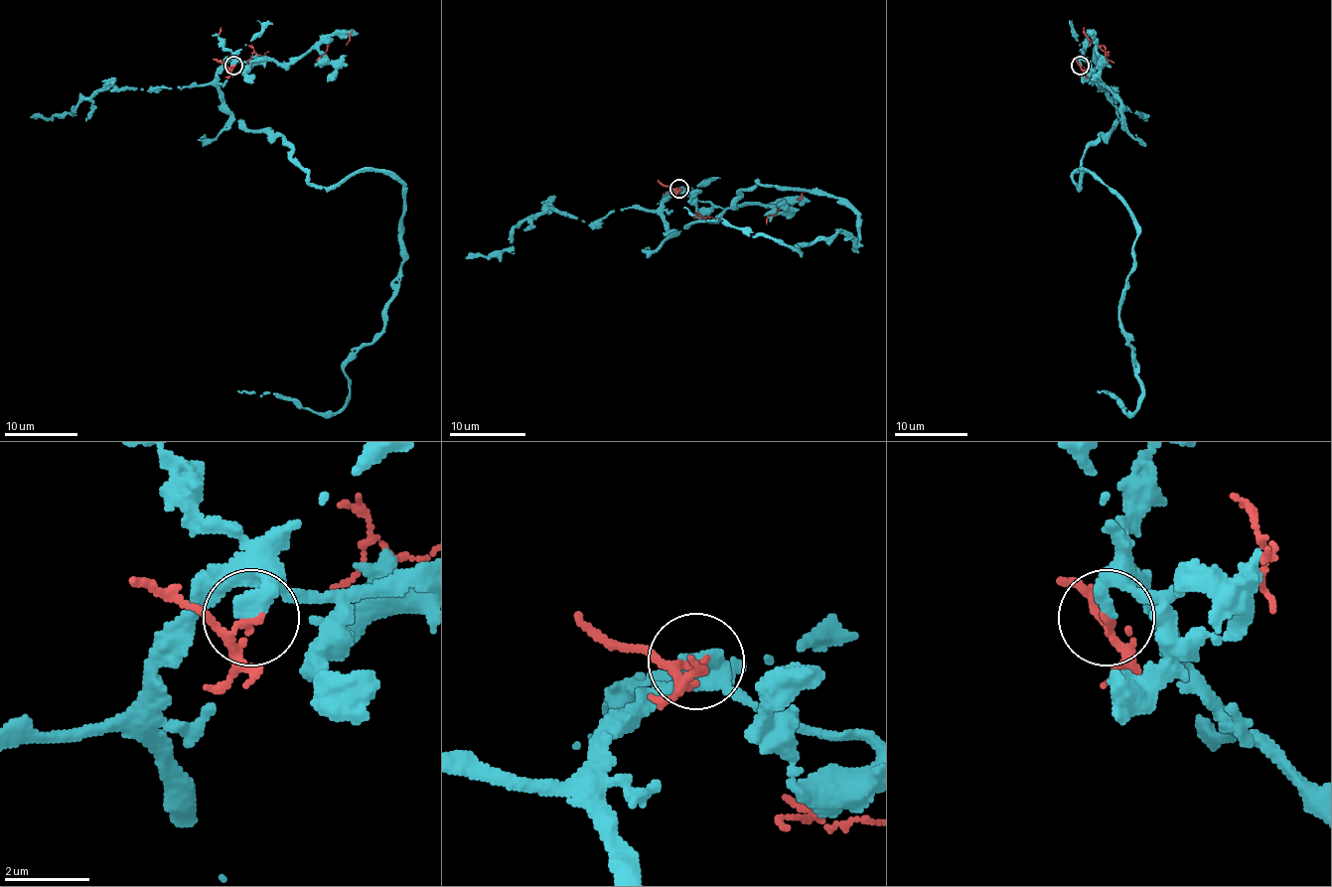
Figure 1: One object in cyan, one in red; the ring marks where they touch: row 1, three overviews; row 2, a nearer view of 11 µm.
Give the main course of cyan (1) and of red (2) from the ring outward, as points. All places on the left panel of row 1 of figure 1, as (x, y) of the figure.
1: (233, 66), (224, 107), (308, 181), (403, 186), (403, 264), (343, 369), (347, 402), (237, 390)
2: (233, 66), (231, 70), (253, 53), (268, 51), (318, 60), (329, 46), (347, 46), (352, 31)

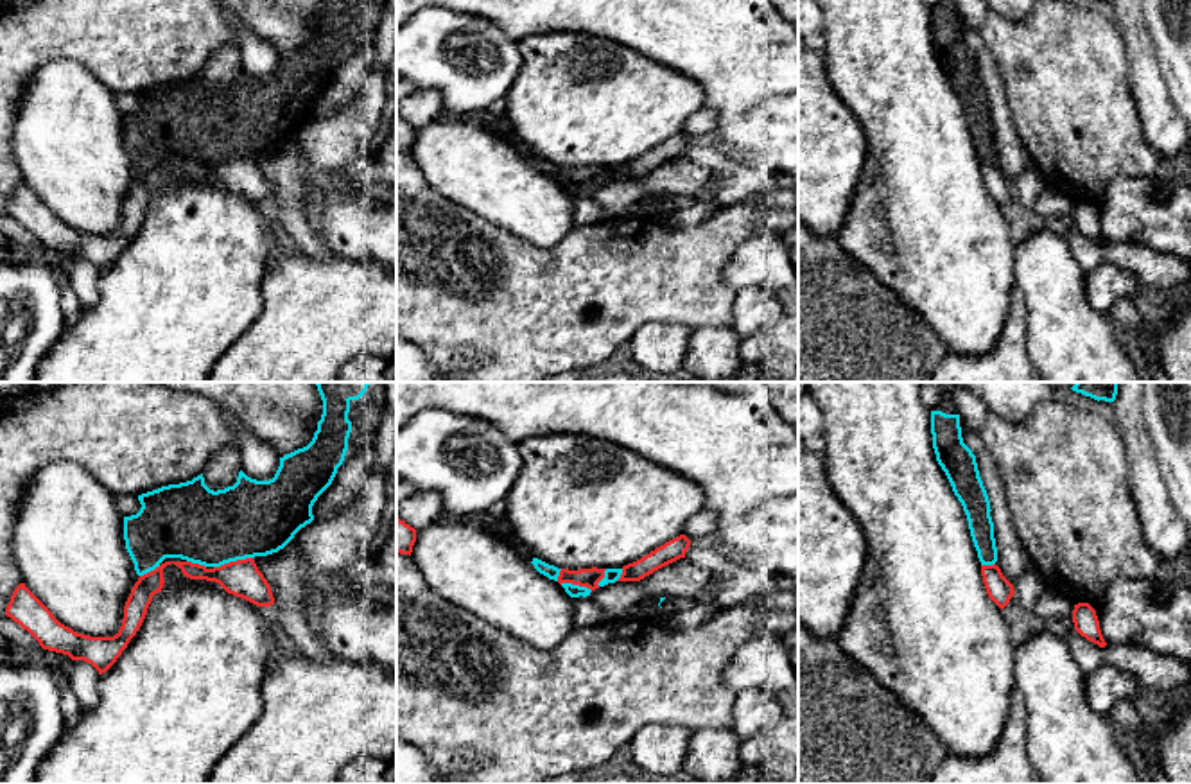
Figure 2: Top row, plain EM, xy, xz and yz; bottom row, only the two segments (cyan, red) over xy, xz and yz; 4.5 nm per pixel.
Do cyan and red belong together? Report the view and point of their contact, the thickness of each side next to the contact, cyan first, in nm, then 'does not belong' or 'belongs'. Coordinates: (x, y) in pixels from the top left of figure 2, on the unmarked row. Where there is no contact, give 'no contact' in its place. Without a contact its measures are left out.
xy (232, 158) | 340/160 nm | belongs

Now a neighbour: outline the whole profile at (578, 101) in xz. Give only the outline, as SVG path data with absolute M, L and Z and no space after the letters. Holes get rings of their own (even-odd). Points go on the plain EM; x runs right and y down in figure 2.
M538 32L518 41L522 68L506 93L506 117L533 154L558 167L622 167L683 133L685 120L703 108L703 86L648 56L587 32Z

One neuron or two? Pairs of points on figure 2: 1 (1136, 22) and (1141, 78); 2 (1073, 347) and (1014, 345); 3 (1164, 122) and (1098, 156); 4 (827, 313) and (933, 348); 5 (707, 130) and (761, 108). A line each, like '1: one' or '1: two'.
1: one
2: two
3: two
4: one
5: two

